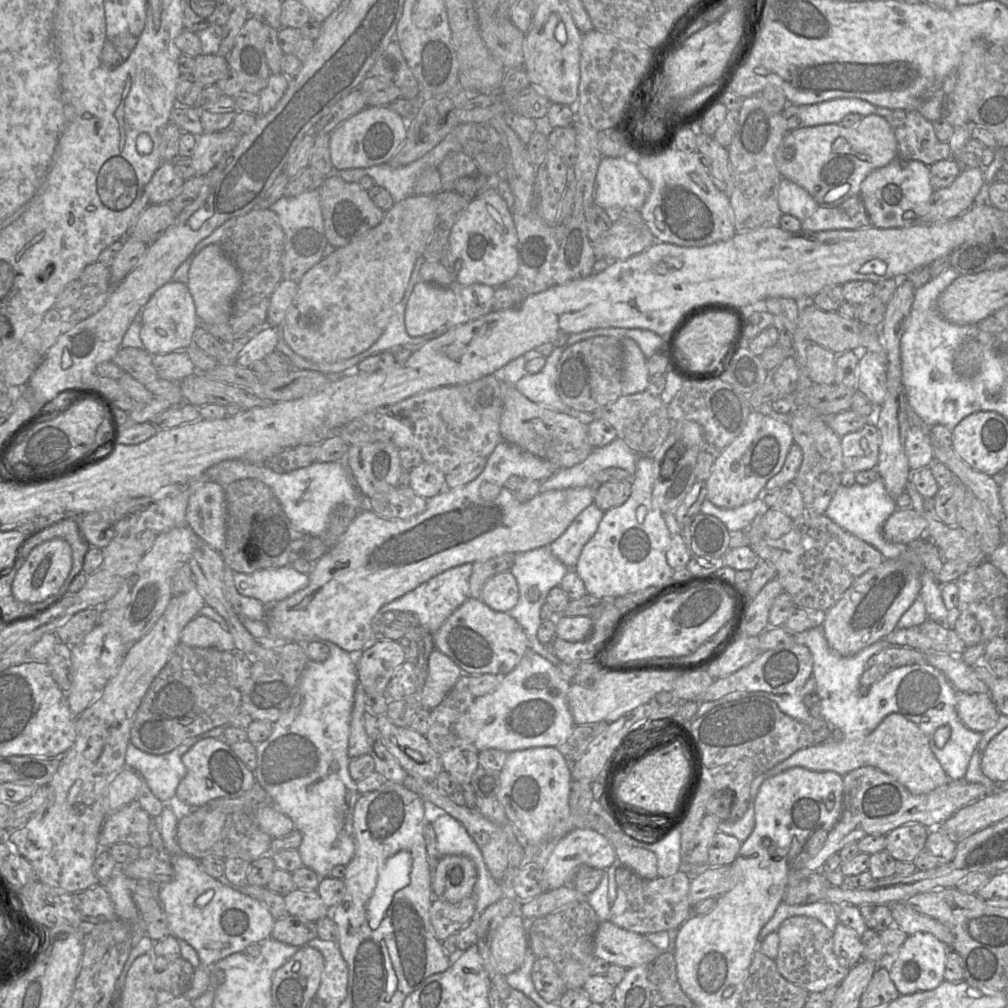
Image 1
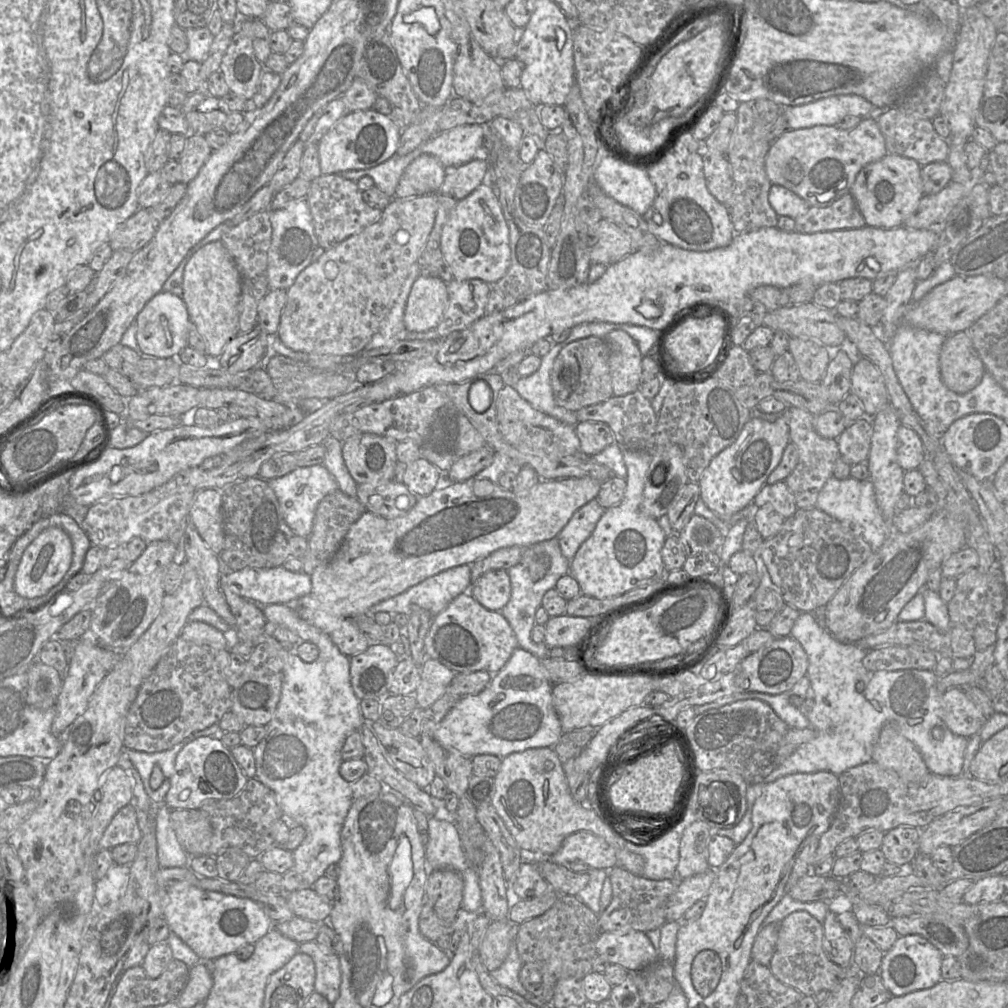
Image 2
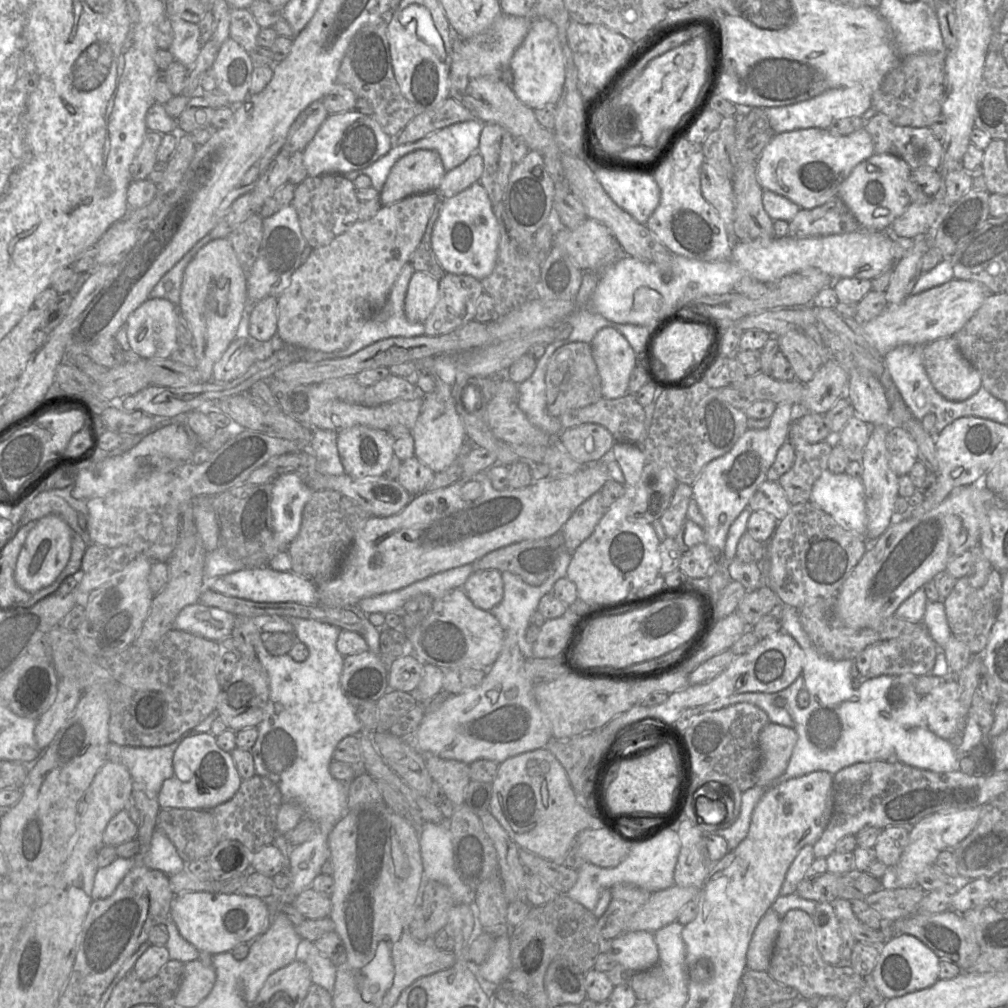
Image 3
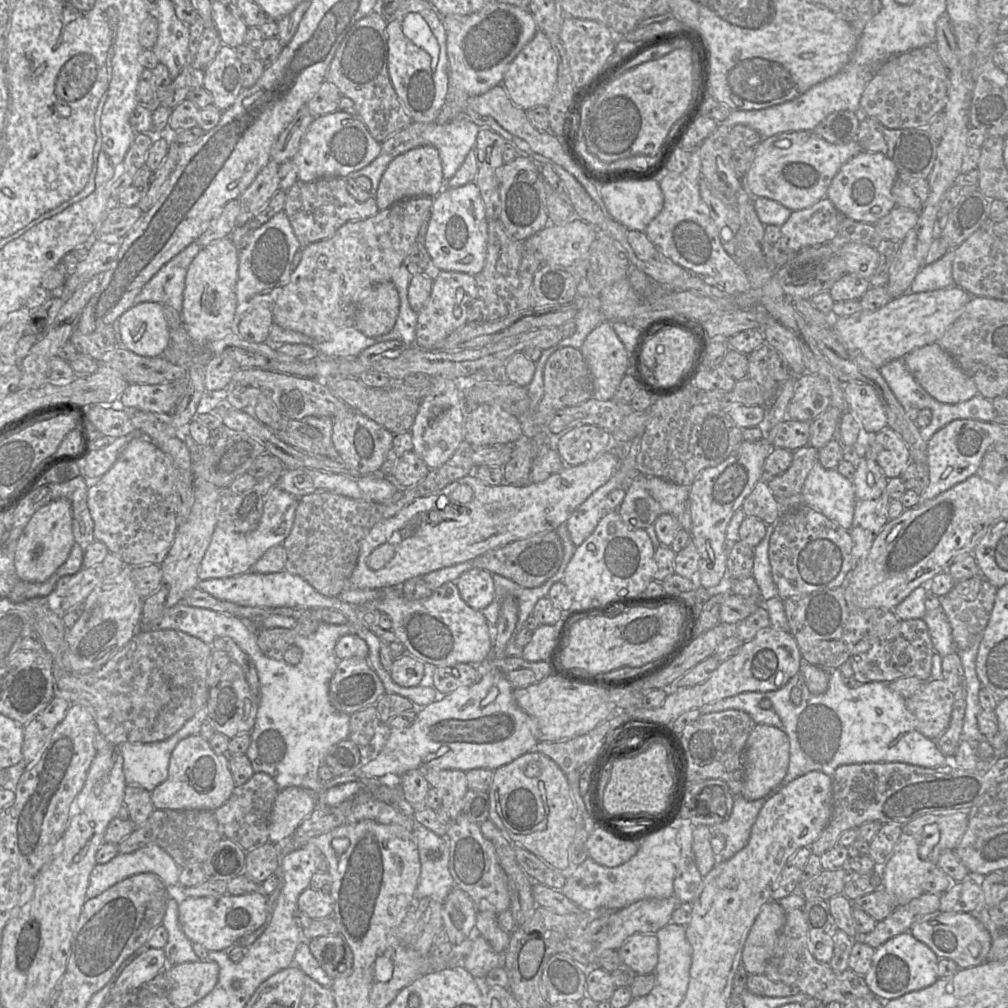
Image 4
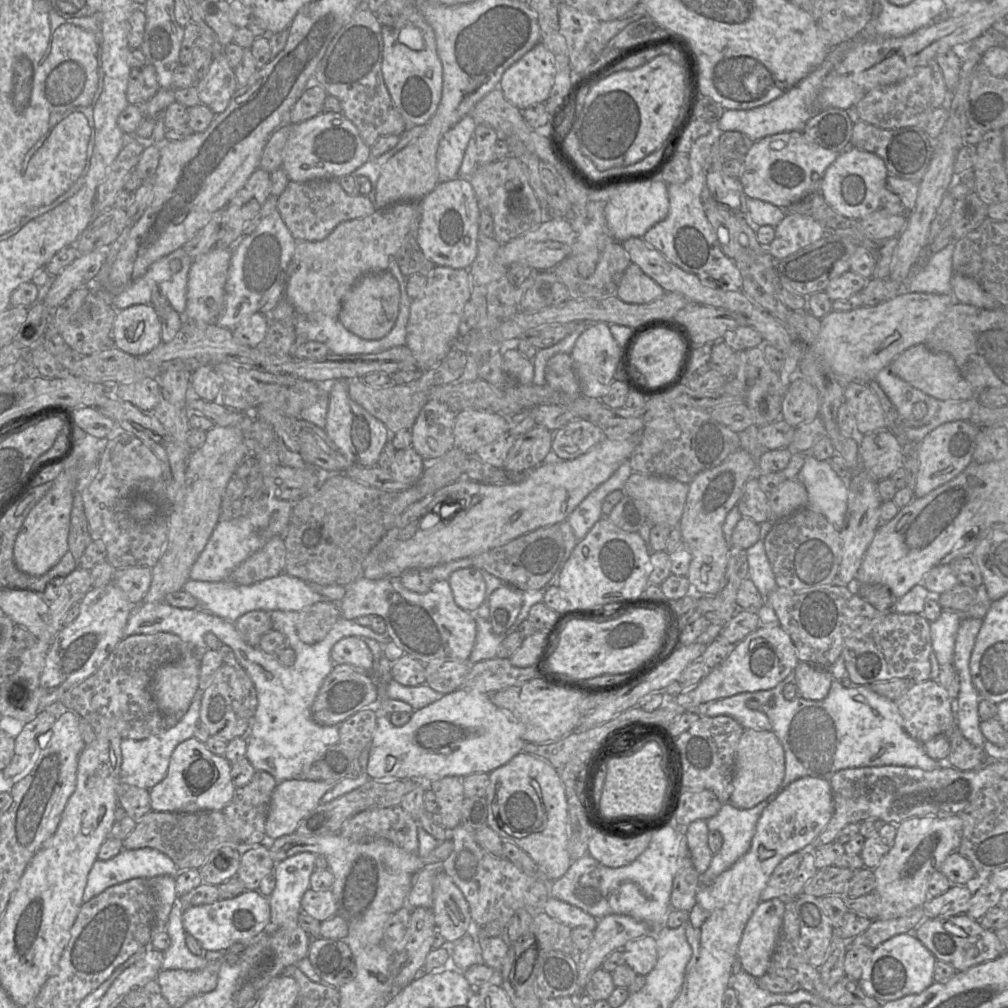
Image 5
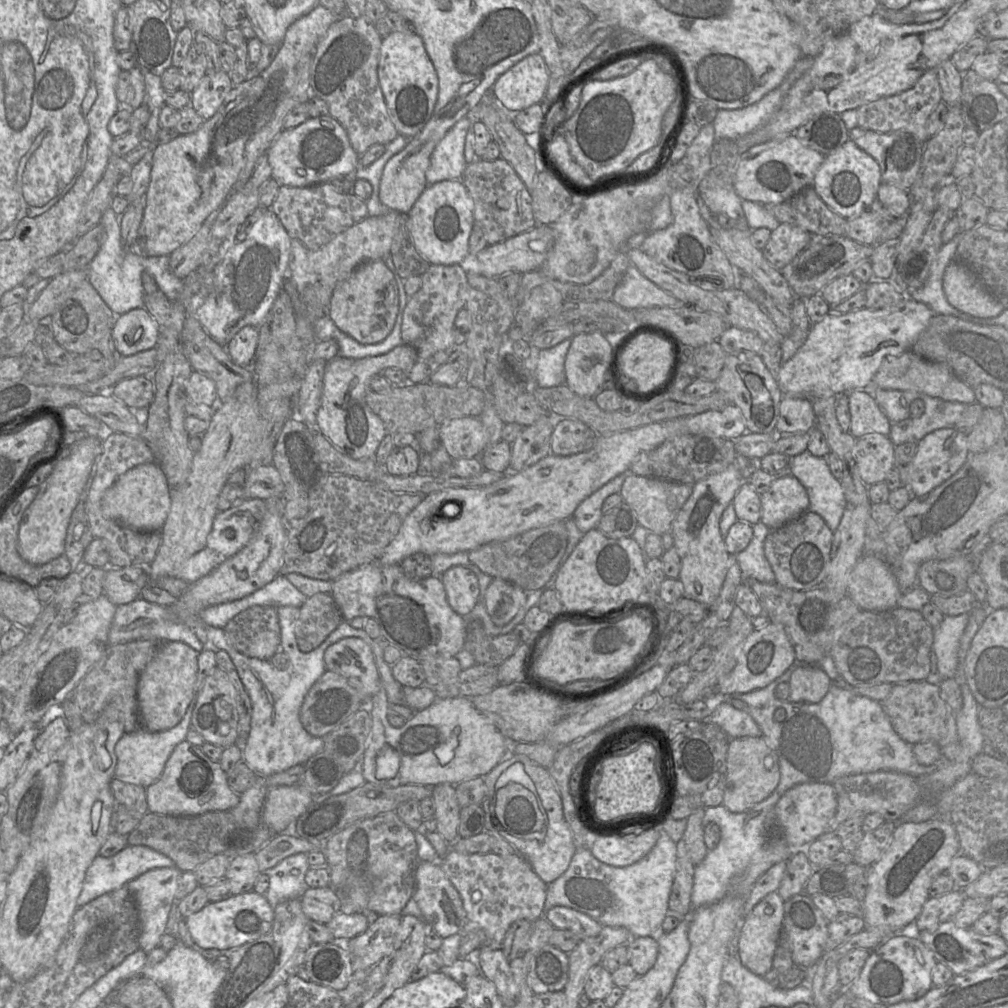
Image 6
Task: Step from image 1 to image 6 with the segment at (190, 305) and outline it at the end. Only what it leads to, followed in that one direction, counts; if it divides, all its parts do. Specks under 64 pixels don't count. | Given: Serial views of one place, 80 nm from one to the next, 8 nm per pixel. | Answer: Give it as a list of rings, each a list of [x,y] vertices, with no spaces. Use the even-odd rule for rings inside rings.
[[[134,308],[117,316],[112,335],[118,356],[134,355],[156,347],[160,325],[146,308]]]

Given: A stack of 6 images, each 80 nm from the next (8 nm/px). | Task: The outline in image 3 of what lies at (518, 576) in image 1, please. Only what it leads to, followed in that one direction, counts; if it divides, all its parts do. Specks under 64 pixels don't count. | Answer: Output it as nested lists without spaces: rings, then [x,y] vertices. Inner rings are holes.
[[[561,531],[548,538],[549,543],[557,550],[558,565],[553,574],[541,585],[531,586],[525,583],[520,577],[510,573],[502,572],[502,579],[504,584],[504,595],[502,601],[496,605],[491,614],[499,621],[504,631],[512,631],[515,634],[517,644],[525,658],[534,658],[532,656],[532,644],[526,641],[525,632],[530,626],[530,618],[537,611],[537,607],[540,599],[548,594],[552,593],[554,584],[561,578],[566,577],[567,569],[571,561],[573,553],[565,548],[563,543],[563,537]]]

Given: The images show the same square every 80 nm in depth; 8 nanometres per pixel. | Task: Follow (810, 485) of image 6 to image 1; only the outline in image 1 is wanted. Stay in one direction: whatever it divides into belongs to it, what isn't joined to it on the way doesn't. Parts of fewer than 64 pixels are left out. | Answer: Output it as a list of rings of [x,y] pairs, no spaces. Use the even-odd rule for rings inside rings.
[[[878,478],[868,485],[858,483],[849,487],[841,485],[835,492],[825,515],[850,534],[879,550],[885,559],[898,559],[909,552],[909,546],[888,542],[882,532],[885,521],[896,509],[896,500],[888,494],[882,479]]]

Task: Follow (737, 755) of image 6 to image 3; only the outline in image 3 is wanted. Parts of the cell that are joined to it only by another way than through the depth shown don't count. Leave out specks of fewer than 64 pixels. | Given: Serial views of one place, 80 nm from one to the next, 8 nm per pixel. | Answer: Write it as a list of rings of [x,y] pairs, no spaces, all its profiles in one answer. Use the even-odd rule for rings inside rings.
[[[769,722],[759,734],[760,761],[756,785],[769,785],[787,768],[798,735],[794,728]]]

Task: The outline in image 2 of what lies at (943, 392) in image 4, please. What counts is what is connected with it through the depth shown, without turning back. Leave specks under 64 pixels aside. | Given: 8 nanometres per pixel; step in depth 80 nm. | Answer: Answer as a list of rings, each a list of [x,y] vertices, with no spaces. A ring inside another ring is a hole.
[[[966,330],[945,339],[939,358],[940,374],[944,385],[957,394],[965,394],[974,389],[985,373]]]

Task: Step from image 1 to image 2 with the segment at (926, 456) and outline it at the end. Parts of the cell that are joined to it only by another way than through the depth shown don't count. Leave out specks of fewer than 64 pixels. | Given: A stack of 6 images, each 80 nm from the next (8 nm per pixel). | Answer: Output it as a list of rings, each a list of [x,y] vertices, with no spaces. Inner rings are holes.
[[[900,426],[896,433],[897,462],[906,472],[917,469],[926,459],[926,452],[919,436],[910,428]]]

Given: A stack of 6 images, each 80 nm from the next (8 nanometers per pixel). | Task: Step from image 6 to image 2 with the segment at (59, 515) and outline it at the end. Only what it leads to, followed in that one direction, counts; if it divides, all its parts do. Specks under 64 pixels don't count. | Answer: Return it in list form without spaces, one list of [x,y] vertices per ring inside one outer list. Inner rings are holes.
[[[57,527],[43,530],[25,549],[14,577],[14,590],[24,598],[44,596],[57,585],[71,566],[73,547],[69,535]]]

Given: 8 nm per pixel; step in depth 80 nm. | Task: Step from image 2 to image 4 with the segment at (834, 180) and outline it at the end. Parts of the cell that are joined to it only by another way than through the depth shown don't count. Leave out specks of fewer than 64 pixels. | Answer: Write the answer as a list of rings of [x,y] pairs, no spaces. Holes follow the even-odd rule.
[[[814,131],[783,132],[762,138],[756,146],[755,158],[742,186],[752,195],[773,199],[790,210],[812,206],[826,197],[829,184],[841,166],[863,151],[857,140],[834,144]]]

